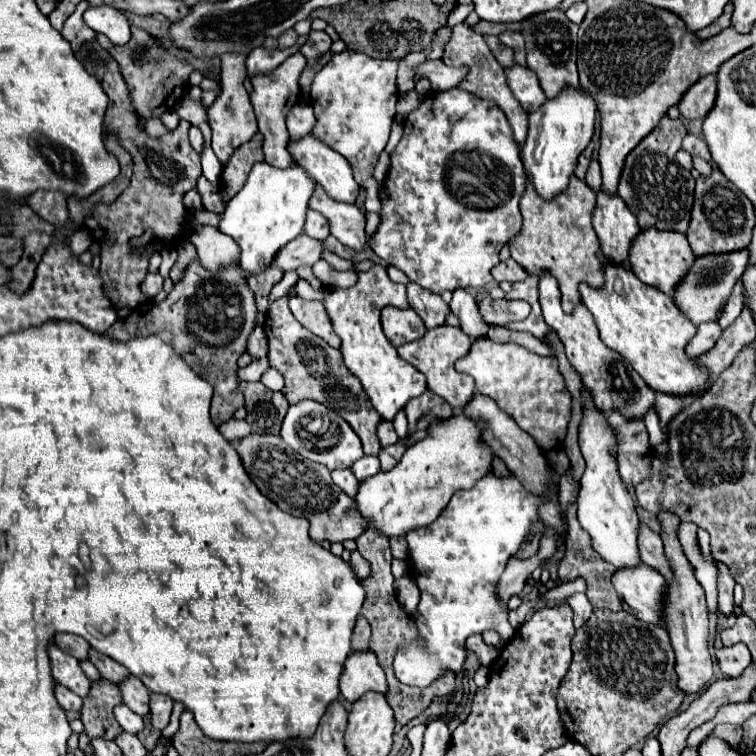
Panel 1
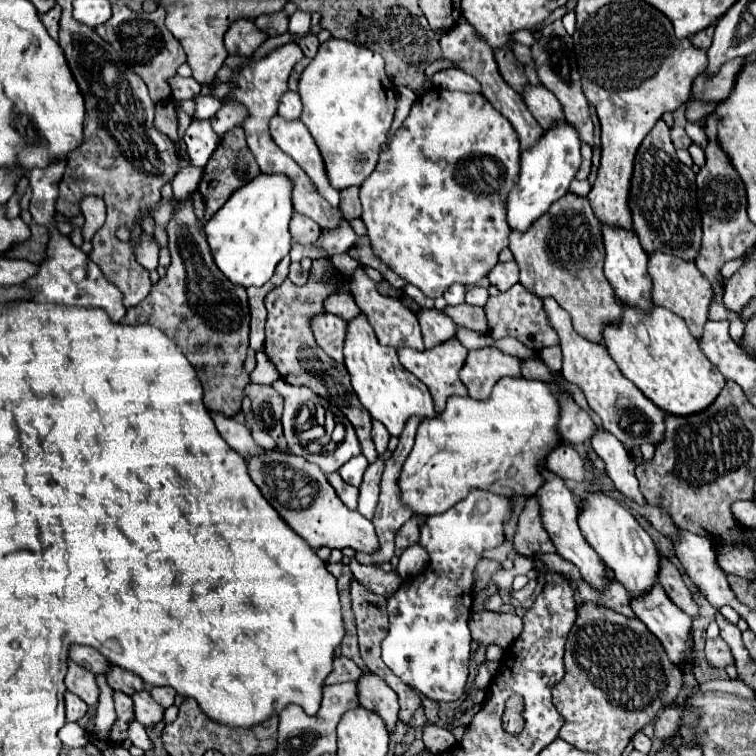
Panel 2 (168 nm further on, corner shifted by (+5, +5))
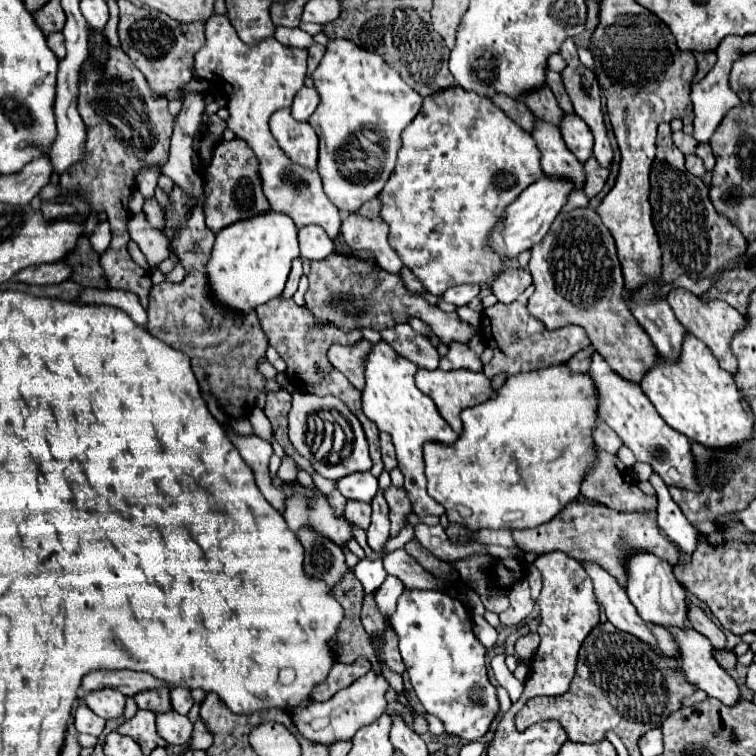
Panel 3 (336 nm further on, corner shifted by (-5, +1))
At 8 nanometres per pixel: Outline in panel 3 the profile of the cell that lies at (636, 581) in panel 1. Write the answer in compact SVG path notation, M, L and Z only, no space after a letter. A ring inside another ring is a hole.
M670 625L670 627L666 627L666 629L674 635L674 639L676 639L676 643L678 643L678 661L680 661L680 667L682 667L686 679L688 679L690 683L694 683L698 689L706 691L710 697L716 697L716 699L720 699L720 701L726 703L726 705L736 703L736 701L740 699L738 685L736 685L736 681L728 675L728 671L722 669L722 667L718 665L718 661L714 659L714 651L712 651L710 641L708 641L702 633L694 631L692 627L672 627L672 625Z

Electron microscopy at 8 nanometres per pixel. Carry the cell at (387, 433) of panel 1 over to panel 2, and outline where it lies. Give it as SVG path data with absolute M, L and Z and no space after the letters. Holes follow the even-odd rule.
M374 421L374 423L372 423L372 439L374 439L374 445L376 445L378 455L382 455L382 453L388 449L388 439L390 439L390 435L388 435L386 427L384 427L380 421Z

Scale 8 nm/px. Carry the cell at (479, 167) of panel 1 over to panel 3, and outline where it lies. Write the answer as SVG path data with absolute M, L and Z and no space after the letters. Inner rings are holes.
M450 87L450 89L444 89L442 93L438 95L430 95L424 99L424 105L420 109L420 113L414 117L414 121L404 129L402 133L402 149L398 153L398 161L396 161L396 167L394 167L394 173L388 177L384 189L380 191L378 199L380 199L380 217L384 223L388 223L390 227L390 233L388 233L388 243L394 247L394 251L398 253L398 257L402 259L404 267L408 267L420 281L422 285L426 287L428 293L432 295L442 295L448 287L454 287L454 285L462 285L462 283L476 283L476 285L482 285L482 283L492 283L492 279L496 279L496 275L504 269L504 263L506 259L500 259L500 253L494 251L494 247L490 247L490 235L492 235L492 229L496 227L496 223L500 221L504 209L528 187L532 185L534 181L538 181L540 177L544 175L542 167L540 167L540 151L532 139L532 135L528 131L522 131L522 127L518 127L518 123L510 121L502 109L494 107L490 99L484 99L482 95L474 93L474 91L464 91L462 87Z

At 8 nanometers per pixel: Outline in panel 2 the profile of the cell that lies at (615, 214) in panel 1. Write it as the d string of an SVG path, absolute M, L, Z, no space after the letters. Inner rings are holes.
M602 225L602 233L604 233L604 249L606 249L604 273L606 273L606 279L610 281L616 297L624 305L638 307L640 311L648 313L654 307L654 303L652 303L652 279L648 275L648 255L640 247L636 233L620 229L620 227L608 227L608 225Z

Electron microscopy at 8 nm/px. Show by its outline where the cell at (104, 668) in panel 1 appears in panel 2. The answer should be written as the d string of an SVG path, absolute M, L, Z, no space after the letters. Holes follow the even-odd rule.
M112 667L108 671L106 679L108 679L108 683L110 683L110 687L114 691L122 691L126 695L134 695L136 691L144 691L146 689L144 681L138 675L130 673L130 671L124 671L122 667Z

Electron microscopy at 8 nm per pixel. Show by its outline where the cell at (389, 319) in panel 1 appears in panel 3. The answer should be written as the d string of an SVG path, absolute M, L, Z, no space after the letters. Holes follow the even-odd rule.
M398 323L394 327L386 327L380 331L382 339L398 351L398 355L410 359L418 367L436 369L438 367L438 349L432 345L430 337L416 333L408 323Z

